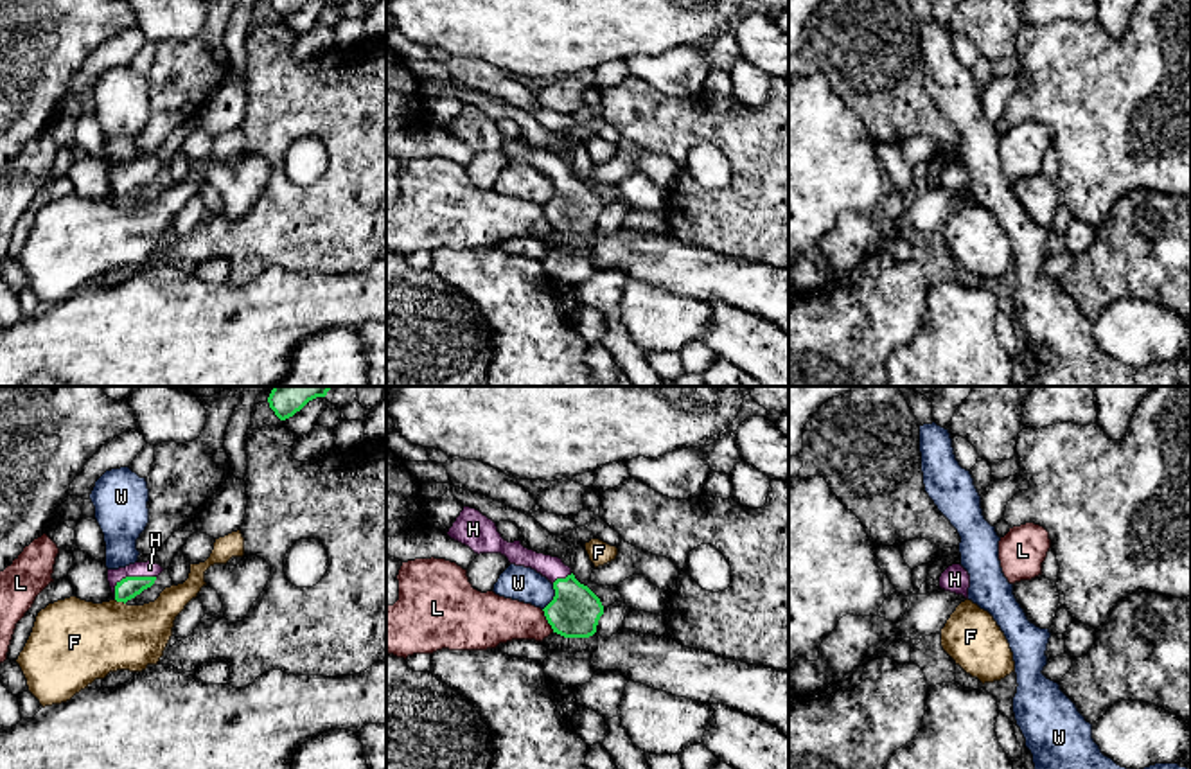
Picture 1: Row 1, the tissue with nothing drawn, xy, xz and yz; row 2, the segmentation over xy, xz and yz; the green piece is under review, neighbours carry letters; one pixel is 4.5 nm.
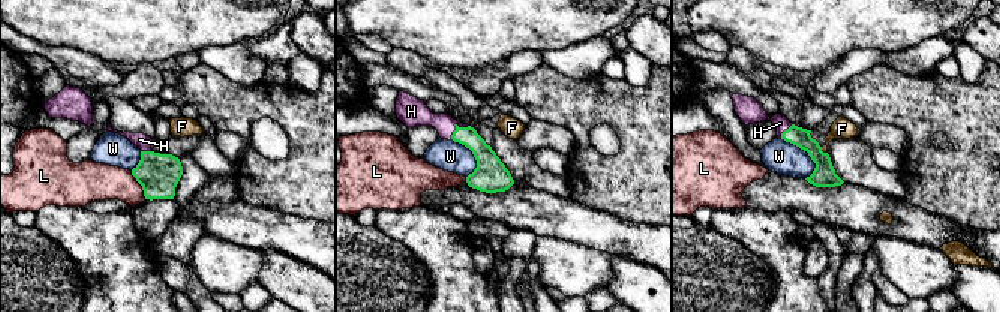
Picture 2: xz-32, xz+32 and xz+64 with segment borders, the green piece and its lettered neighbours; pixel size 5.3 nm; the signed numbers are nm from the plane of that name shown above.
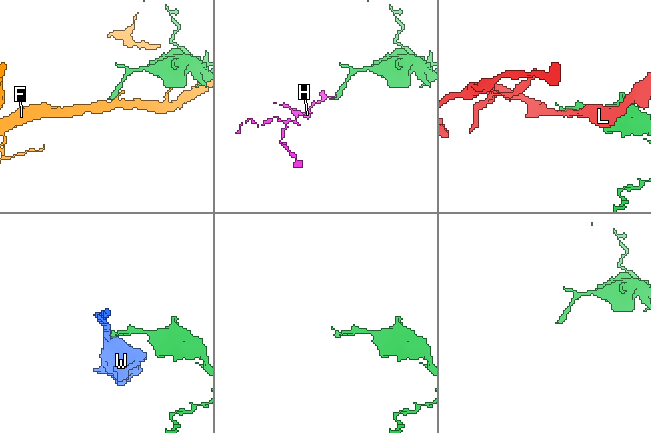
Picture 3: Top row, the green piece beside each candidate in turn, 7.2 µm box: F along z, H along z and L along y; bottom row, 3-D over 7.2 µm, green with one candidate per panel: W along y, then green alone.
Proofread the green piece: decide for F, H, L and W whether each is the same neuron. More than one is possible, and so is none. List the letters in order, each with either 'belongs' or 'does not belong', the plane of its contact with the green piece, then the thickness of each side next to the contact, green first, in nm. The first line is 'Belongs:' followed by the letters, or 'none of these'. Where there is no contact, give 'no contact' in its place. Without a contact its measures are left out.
Belongs: H
F: does not belong; contact in xy; calibres 100 and 360 nm
H: belongs; contact in xy; calibres 100 and 70 nm
L: does not belong; contact in xz; calibres 220 and 220 nm
W: does not belong; contact in xz; calibres 220 and 160 nm

